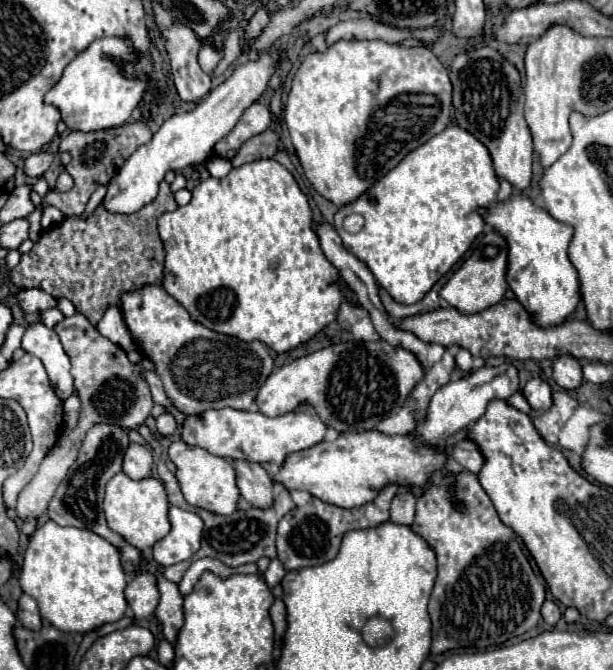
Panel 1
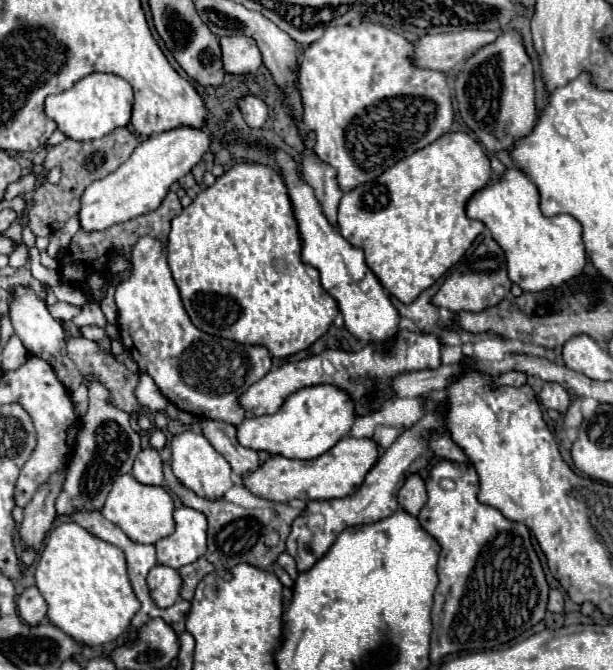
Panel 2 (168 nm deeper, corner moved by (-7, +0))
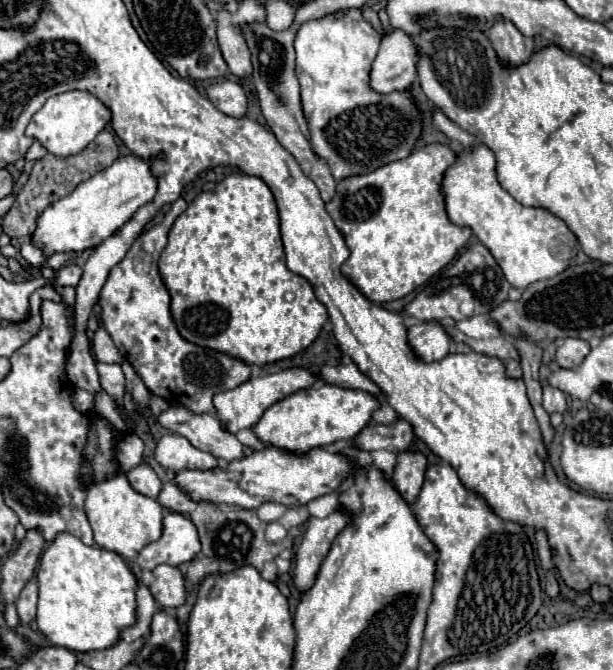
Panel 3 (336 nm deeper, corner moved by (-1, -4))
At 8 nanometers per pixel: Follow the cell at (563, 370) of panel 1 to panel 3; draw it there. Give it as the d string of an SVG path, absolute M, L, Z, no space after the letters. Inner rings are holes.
M566 338L562 346L556 350L556 362L562 368L576 368L582 364L582 360L588 356L590 344L580 338Z

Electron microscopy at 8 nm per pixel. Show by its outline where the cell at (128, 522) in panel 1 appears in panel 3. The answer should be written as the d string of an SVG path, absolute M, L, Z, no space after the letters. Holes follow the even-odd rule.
M122 472L110 480L104 480L102 484L92 484L88 488L84 510L86 510L88 522L94 530L96 546L112 550L112 552L124 556L126 560L136 558L138 552L146 544L150 544L162 536L164 508L154 498L138 494L128 484L128 478Z

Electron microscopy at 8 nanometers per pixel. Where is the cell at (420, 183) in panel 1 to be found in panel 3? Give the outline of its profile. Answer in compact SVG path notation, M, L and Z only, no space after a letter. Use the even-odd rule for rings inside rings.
M430 144L414 150L408 158L390 162L370 174L348 176L336 184L334 198L326 204L330 218L340 230L350 256L342 264L340 272L346 276L370 302L382 304L402 298L422 286L438 270L442 270L460 248L470 238L470 228L460 228L448 220L444 208L444 196L440 192L440 182L450 164L454 164L456 152L444 144Z

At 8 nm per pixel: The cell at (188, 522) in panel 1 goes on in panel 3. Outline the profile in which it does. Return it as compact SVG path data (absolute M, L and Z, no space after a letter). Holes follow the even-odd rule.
M168 512L162 522L162 536L142 548L136 564L142 570L154 570L158 564L180 566L190 562L198 552L200 540L192 520L178 512Z

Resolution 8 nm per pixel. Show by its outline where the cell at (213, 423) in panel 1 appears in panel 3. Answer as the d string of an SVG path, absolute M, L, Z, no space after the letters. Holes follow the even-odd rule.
M318 384L314 388L298 390L270 406L254 426L254 432L260 440L266 440L272 446L302 454L310 448L334 444L336 440L352 440L366 424L370 424L372 414L380 408L380 404L380 398L364 390Z

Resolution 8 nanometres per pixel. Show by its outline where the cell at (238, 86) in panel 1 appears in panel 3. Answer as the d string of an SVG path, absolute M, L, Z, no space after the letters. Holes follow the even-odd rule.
M136 156L118 158L110 168L82 182L70 196L50 204L36 220L36 230L30 240L32 246L40 248L44 256L62 252L84 252L96 248L112 236L134 212L148 204L156 194L156 178L150 172L150 162L142 162Z

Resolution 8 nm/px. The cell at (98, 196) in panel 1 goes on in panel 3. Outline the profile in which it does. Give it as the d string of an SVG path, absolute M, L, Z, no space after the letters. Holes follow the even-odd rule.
M22 244L22 246L20 246L20 254L22 254L22 258L24 258L30 266L42 266L42 264L46 262L46 256L44 256L38 248L34 248L32 244Z

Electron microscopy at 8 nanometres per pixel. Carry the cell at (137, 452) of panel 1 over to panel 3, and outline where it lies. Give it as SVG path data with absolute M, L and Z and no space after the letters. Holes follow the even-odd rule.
M138 466L138 468L130 470L128 482L136 492L150 496L150 498L156 498L158 492L162 490L162 482L150 466Z

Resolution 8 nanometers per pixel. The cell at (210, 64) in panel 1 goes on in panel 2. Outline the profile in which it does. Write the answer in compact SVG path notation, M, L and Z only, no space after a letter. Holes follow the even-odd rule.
M248 36L220 38L220 48L222 64L228 74L248 74L262 66L260 48L256 48L256 40Z

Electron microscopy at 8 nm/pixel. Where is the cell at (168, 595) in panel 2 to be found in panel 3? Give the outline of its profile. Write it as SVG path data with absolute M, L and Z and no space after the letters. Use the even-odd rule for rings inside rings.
M160 564L154 568L154 582L150 586L154 600L162 608L178 608L186 602L184 576L178 568L170 564Z

